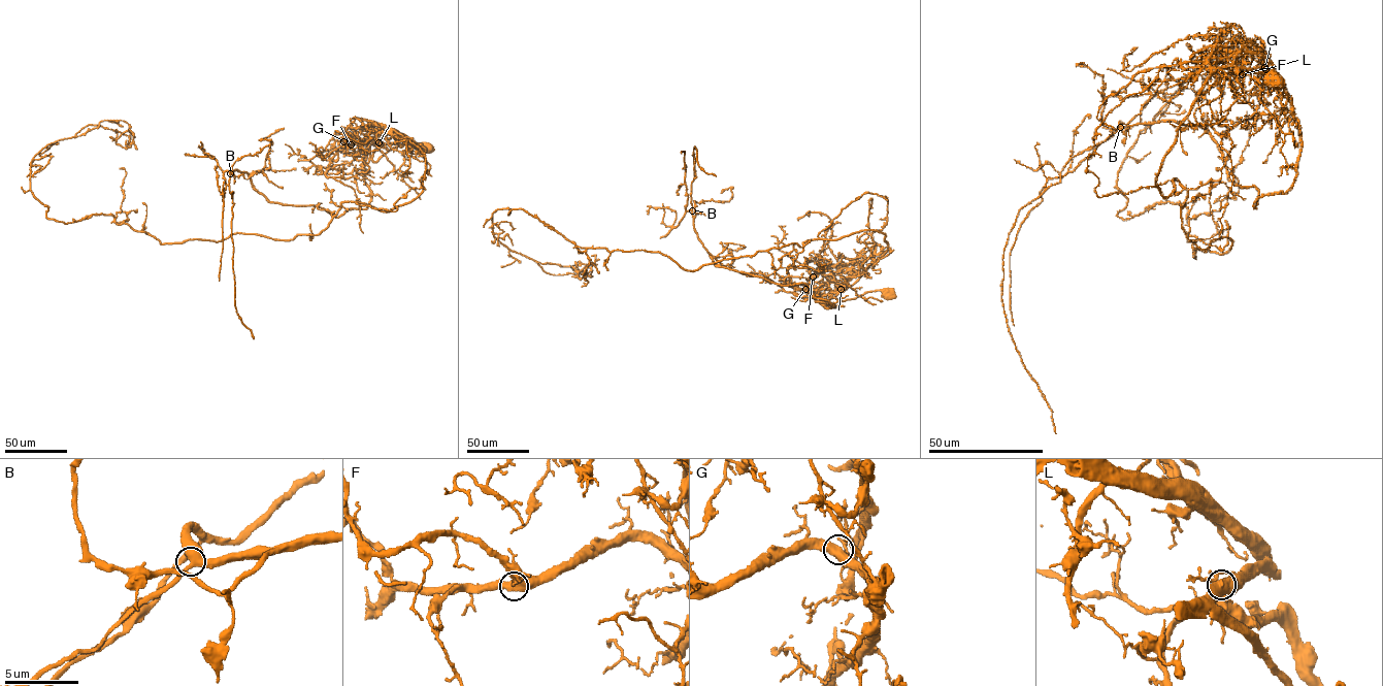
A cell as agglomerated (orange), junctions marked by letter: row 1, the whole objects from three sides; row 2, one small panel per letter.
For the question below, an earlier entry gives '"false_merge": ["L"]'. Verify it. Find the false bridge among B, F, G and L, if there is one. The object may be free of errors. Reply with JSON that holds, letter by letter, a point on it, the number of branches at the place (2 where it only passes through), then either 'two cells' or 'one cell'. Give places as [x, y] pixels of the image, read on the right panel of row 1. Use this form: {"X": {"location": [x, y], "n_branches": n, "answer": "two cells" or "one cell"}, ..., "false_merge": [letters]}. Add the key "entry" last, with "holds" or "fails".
{"B": {"location": [1120, 127], "n_branches": 3, "answer": "one cell"}, "F": {"location": [1242, 74], "n_branches": 3, "answer": "one cell"}, "G": {"location": [1264, 67], "n_branches": 3, "answer": "one cell"}, "L": {"location": [1265, 69], "n_branches": 8, "answer": "two cells"}, "false_merge": ["L"], "entry": "holds"}

